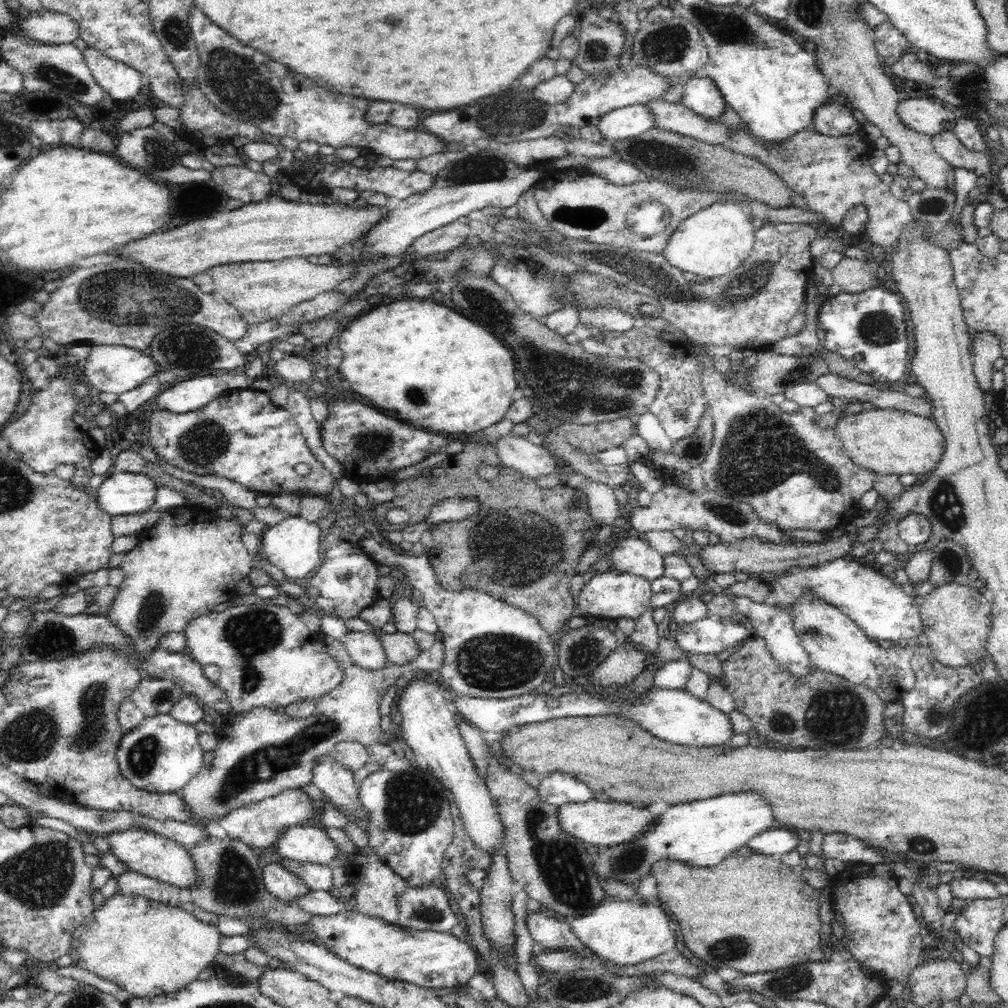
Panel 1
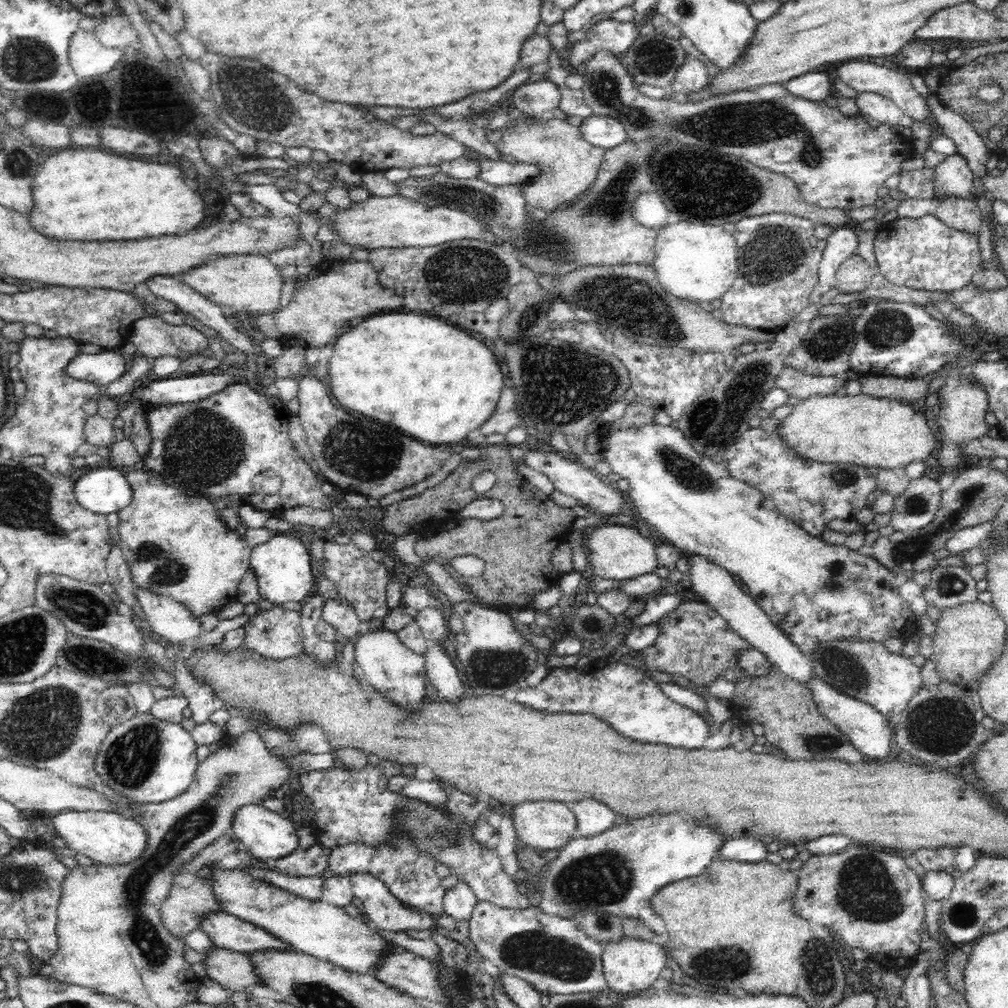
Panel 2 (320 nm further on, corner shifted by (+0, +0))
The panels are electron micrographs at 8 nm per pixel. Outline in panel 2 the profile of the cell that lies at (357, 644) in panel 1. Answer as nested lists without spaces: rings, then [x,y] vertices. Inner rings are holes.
[[[325,598],[321,619],[334,626],[348,641],[356,644],[356,639],[360,636],[358,628],[361,621],[352,607],[340,603],[336,598]]]

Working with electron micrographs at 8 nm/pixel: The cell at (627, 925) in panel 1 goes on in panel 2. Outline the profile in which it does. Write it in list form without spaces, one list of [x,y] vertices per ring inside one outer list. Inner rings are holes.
[[[618,938],[604,943],[602,960],[607,988],[619,994],[636,994],[636,992],[650,988],[658,980],[662,968],[667,966],[666,954],[661,945],[654,944],[654,941],[634,940],[633,938],[628,938],[628,940]]]

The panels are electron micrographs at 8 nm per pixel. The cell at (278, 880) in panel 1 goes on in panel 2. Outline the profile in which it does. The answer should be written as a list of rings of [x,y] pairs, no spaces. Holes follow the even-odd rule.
[[[318,842],[309,848],[296,848],[292,854],[275,859],[274,869],[293,877],[311,877],[321,875],[327,868],[330,848]]]

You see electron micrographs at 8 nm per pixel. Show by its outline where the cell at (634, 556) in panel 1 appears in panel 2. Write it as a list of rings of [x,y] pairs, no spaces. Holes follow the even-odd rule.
[[[602,524],[591,528],[587,534],[588,562],[592,564],[593,574],[599,579],[624,580],[643,574],[650,574],[659,567],[655,548],[657,543],[652,543],[648,537],[642,536],[639,529],[634,526],[618,524]]]

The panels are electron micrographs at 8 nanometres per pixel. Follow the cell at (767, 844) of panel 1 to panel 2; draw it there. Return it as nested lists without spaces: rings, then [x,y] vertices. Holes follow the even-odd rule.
[[[756,837],[735,838],[723,842],[719,846],[717,860],[727,859],[738,862],[762,862],[768,856],[766,845]]]

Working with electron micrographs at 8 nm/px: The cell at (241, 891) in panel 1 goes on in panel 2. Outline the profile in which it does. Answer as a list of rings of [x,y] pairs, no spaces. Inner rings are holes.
[[[209,876],[197,877],[189,886],[181,887],[174,883],[161,908],[163,923],[170,934],[184,938],[193,930],[200,928],[201,916],[218,914],[222,911],[220,903],[214,899]]]

